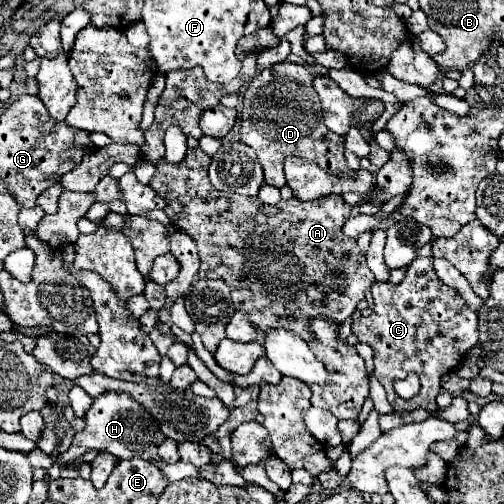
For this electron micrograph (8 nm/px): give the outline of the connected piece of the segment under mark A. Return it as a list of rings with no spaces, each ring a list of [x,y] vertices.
[[[188,148],[188,154],[180,164],[166,164],[160,160],[150,182],[156,194],[166,198],[166,212],[172,224],[180,230],[186,230],[194,238],[200,256],[198,276],[224,280],[232,290],[234,308],[248,312],[252,324],[264,332],[284,326],[304,342],[312,342],[312,318],[326,316],[336,324],[342,324],[346,318],[350,318],[356,312],[356,304],[370,290],[376,278],[370,272],[366,256],[358,248],[356,240],[342,232],[342,226],[350,218],[350,206],[342,200],[342,196],[330,194],[328,198],[320,198],[316,202],[302,202],[292,196],[268,206],[256,196],[226,196],[224,192],[216,190],[210,184],[208,166],[210,158],[202,148]]]

